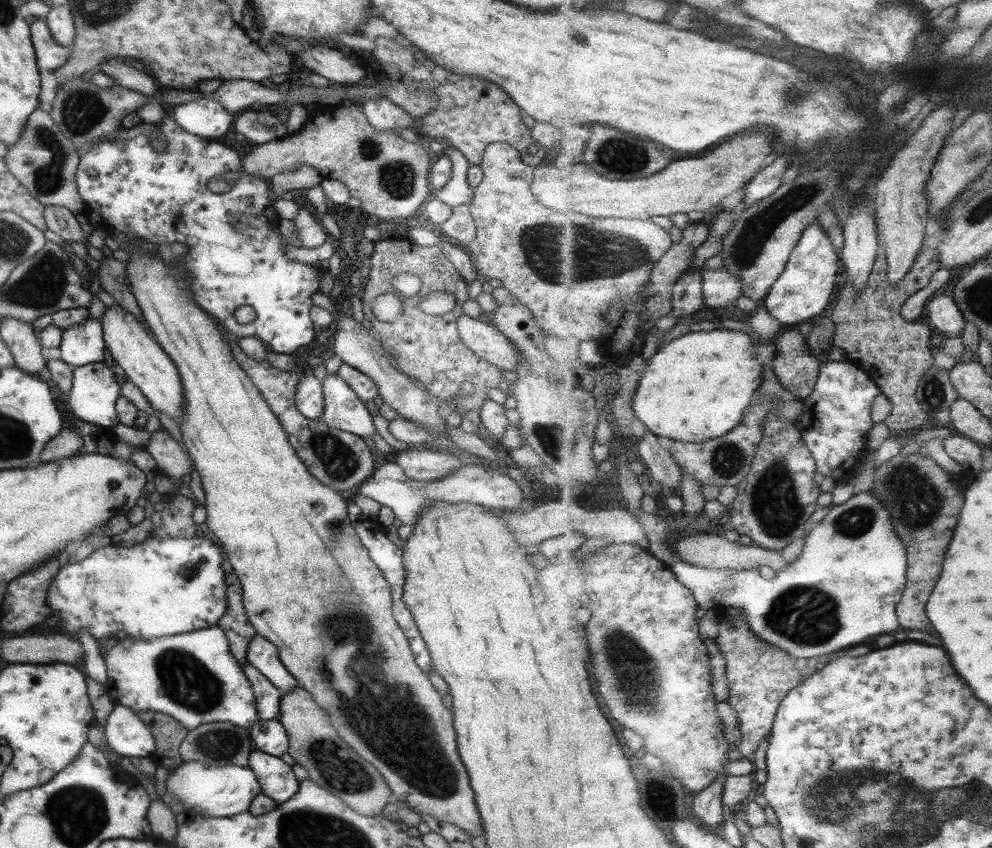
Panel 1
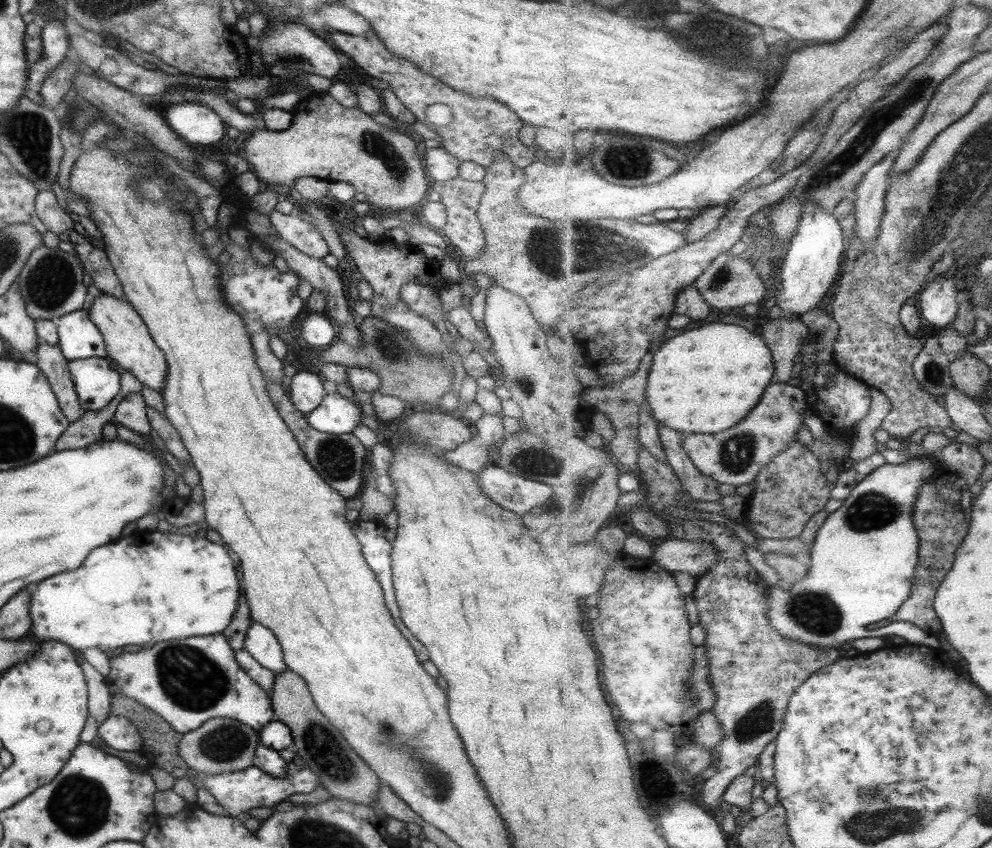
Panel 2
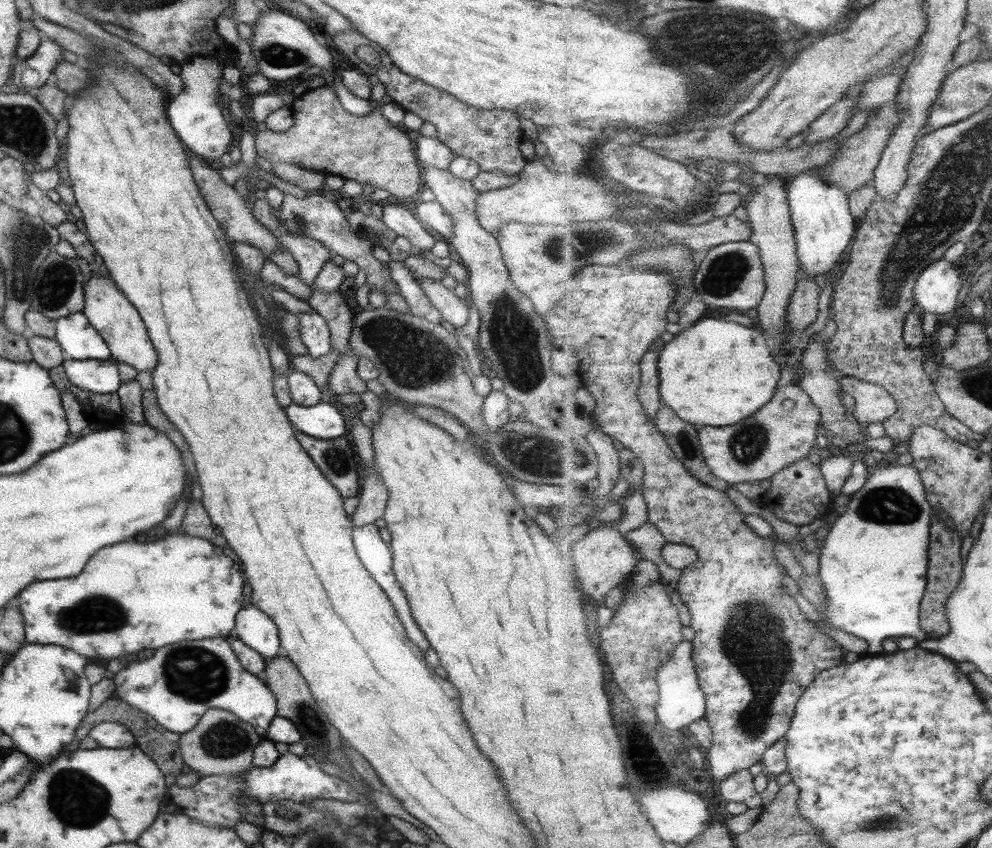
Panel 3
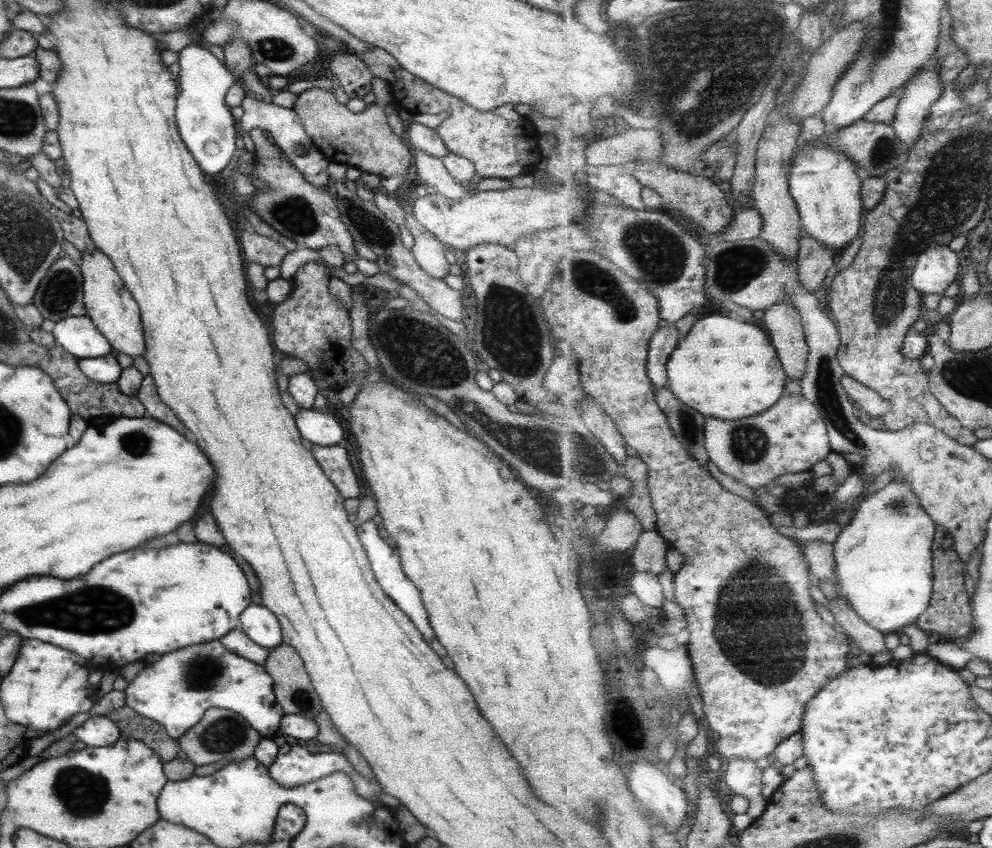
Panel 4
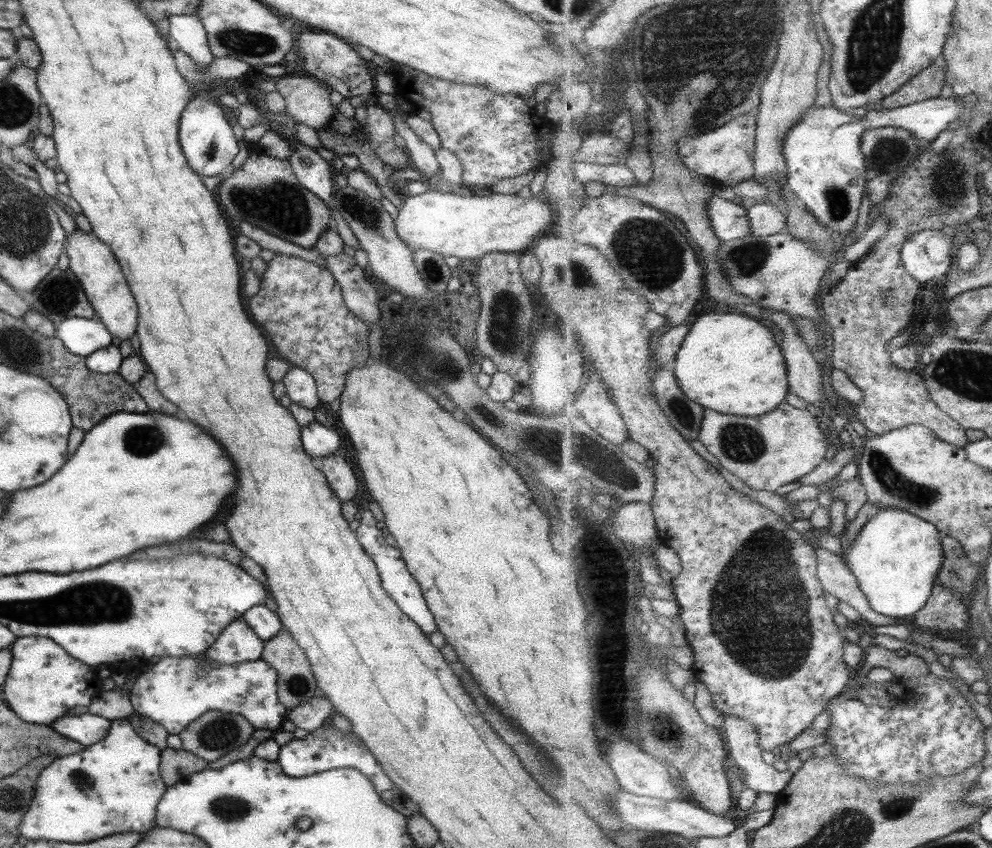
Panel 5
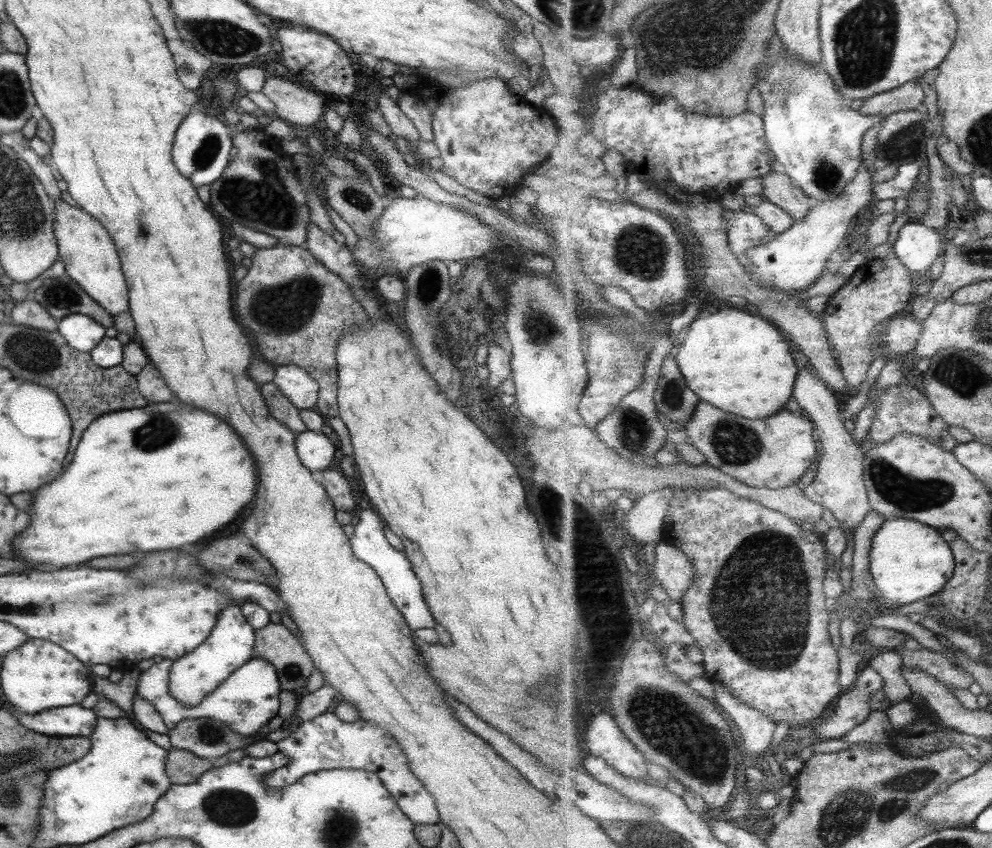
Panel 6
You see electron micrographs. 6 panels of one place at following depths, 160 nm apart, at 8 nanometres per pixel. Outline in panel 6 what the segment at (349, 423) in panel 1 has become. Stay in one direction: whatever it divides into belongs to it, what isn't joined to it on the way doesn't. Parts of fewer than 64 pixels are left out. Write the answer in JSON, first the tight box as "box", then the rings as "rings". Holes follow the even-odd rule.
{"box":[294,432,333,472],"rings":[[[320,432],[294,433],[294,449],[299,462],[309,472],[324,470],[331,464],[333,444]]]}

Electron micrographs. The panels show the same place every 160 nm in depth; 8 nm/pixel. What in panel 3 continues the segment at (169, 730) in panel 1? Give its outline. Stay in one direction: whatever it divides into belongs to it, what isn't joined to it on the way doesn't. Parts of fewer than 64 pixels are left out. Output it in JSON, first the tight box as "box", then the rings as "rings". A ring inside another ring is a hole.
{"box":[73,696,184,776],"rings":[[[116,696],[105,700],[105,702],[103,702],[99,708],[93,710],[93,712],[86,713],[75,727],[73,738],[80,741],[93,726],[102,722],[122,724],[133,735],[134,744],[145,753],[145,756],[147,756],[149,760],[153,760],[157,769],[164,775],[174,774],[177,776],[181,774],[184,765],[182,764],[182,757],[178,749],[179,735],[165,730],[161,725],[154,722],[149,715],[141,712],[137,708],[133,708]]]}

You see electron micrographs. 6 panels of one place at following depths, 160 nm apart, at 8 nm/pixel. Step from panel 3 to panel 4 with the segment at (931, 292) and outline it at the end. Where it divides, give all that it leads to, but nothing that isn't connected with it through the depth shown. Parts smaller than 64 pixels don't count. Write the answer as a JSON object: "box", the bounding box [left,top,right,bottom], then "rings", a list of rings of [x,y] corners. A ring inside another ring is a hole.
{"box":[912,245,961,295],"rings":[[[950,245],[930,246],[918,256],[912,286],[921,294],[943,295],[961,277],[959,266],[961,262]]]}

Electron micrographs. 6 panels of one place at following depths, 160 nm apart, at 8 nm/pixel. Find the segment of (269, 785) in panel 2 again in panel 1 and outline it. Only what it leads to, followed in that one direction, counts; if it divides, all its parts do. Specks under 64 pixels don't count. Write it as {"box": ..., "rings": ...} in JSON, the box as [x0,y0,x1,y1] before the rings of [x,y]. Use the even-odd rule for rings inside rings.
{"box":[166,762,262,817],"rings":[[[203,762],[182,763],[170,772],[166,780],[166,792],[175,795],[186,808],[185,812],[207,816],[230,817],[248,812],[253,798],[262,794],[253,771],[236,765],[210,766]]]}

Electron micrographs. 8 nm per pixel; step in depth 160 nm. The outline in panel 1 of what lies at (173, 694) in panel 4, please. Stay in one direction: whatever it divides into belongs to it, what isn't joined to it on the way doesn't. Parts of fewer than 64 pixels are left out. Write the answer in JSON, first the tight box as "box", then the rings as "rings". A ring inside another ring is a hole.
{"box":[103,627,258,731],"rings":[[[219,627],[190,631],[169,638],[155,640],[123,640],[117,646],[104,652],[106,679],[103,684],[109,698],[117,705],[139,711],[153,711],[174,718],[188,731],[208,722],[230,722],[232,725],[249,729],[258,721],[256,704],[249,681],[242,666],[229,653],[228,643]]]}

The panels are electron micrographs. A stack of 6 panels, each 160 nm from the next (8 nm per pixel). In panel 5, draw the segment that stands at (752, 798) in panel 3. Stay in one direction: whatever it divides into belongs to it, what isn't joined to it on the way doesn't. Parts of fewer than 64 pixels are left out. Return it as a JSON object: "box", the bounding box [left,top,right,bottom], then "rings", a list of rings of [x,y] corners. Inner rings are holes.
{"box":[722,717,791,796],"rings":[[[727,717],[724,719],[722,731],[725,733],[726,741],[729,742],[731,761],[741,771],[743,783],[747,788],[758,792],[769,792],[778,796],[791,782],[791,774],[788,771],[779,772],[777,768],[769,766],[763,760],[763,749],[761,748],[756,726],[747,719],[739,717]]]}

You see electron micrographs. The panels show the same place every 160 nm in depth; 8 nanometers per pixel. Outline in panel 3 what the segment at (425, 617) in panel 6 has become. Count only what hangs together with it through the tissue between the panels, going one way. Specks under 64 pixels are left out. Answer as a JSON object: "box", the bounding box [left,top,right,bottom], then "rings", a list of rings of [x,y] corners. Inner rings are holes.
{"box":[352,524,429,652],"rings":[[[373,524],[352,528],[352,543],[354,544],[356,555],[361,561],[361,564],[365,567],[365,570],[371,575],[371,578],[381,587],[381,590],[383,590],[387,598],[391,601],[399,622],[401,622],[401,626],[403,626],[403,630],[405,630],[405,634],[407,634],[407,640],[409,640],[413,646],[417,646],[419,650],[424,652],[429,648],[429,642],[425,640],[423,632],[421,632],[421,630],[415,626],[415,622],[413,622],[407,597],[401,585],[396,581],[392,571],[392,552],[390,547],[379,538],[377,529],[378,528]]]}

